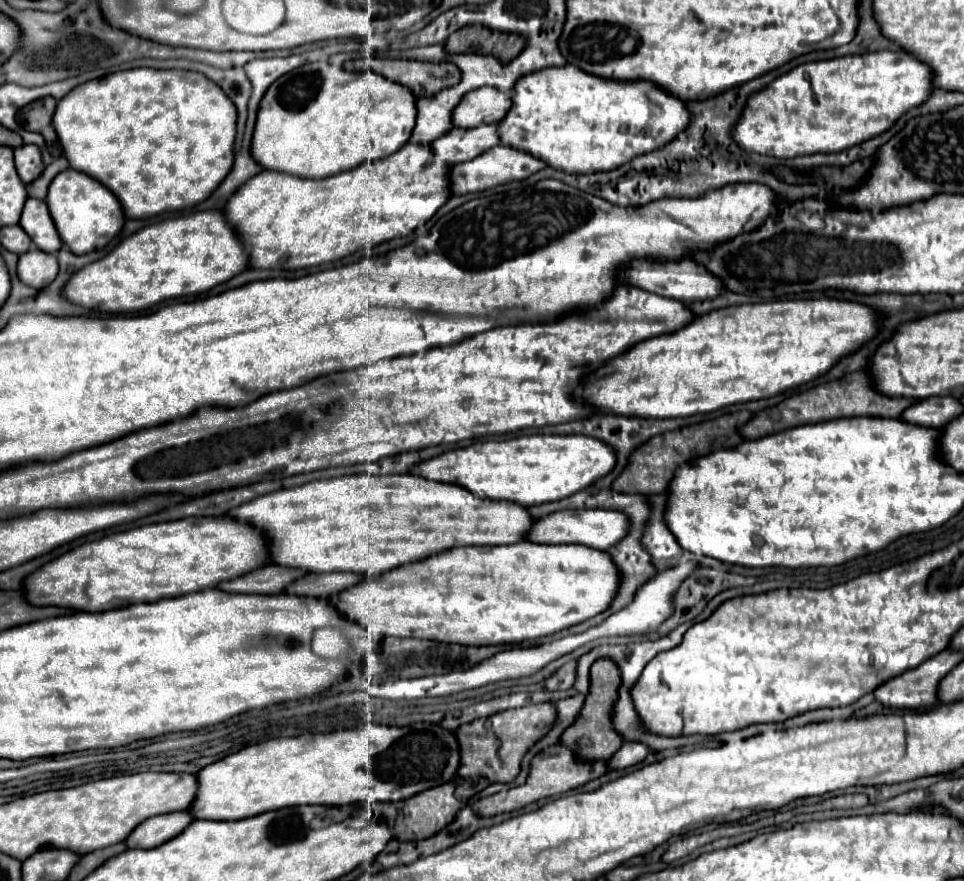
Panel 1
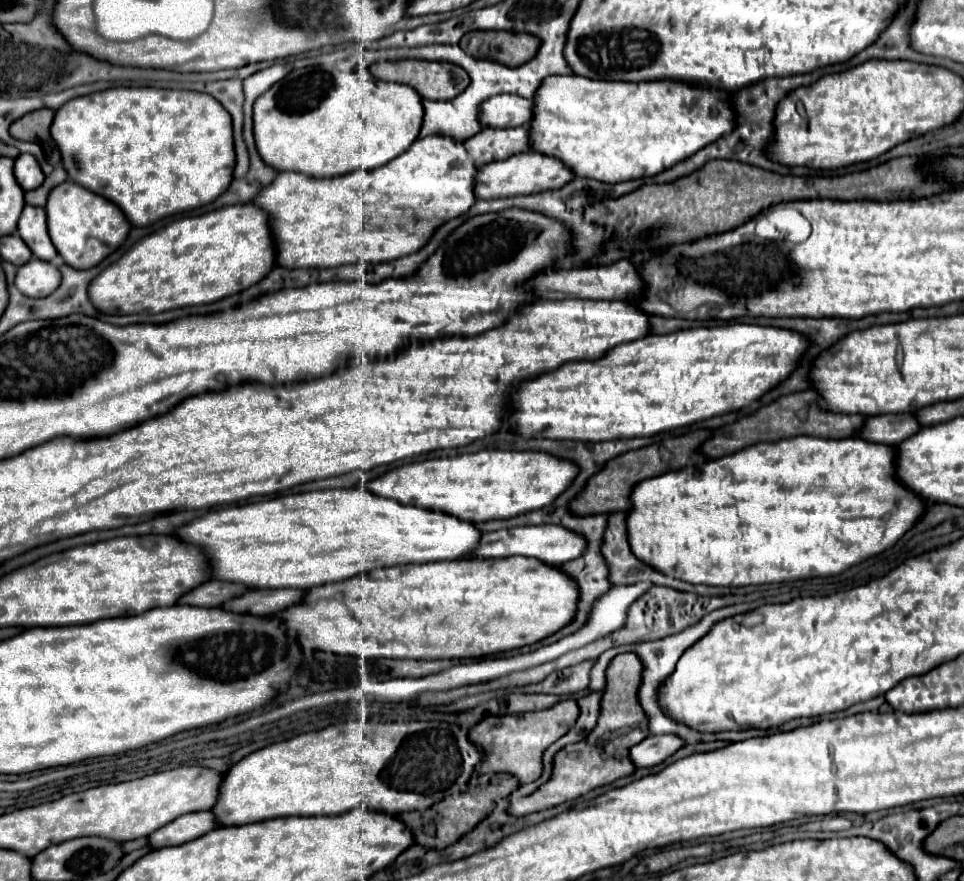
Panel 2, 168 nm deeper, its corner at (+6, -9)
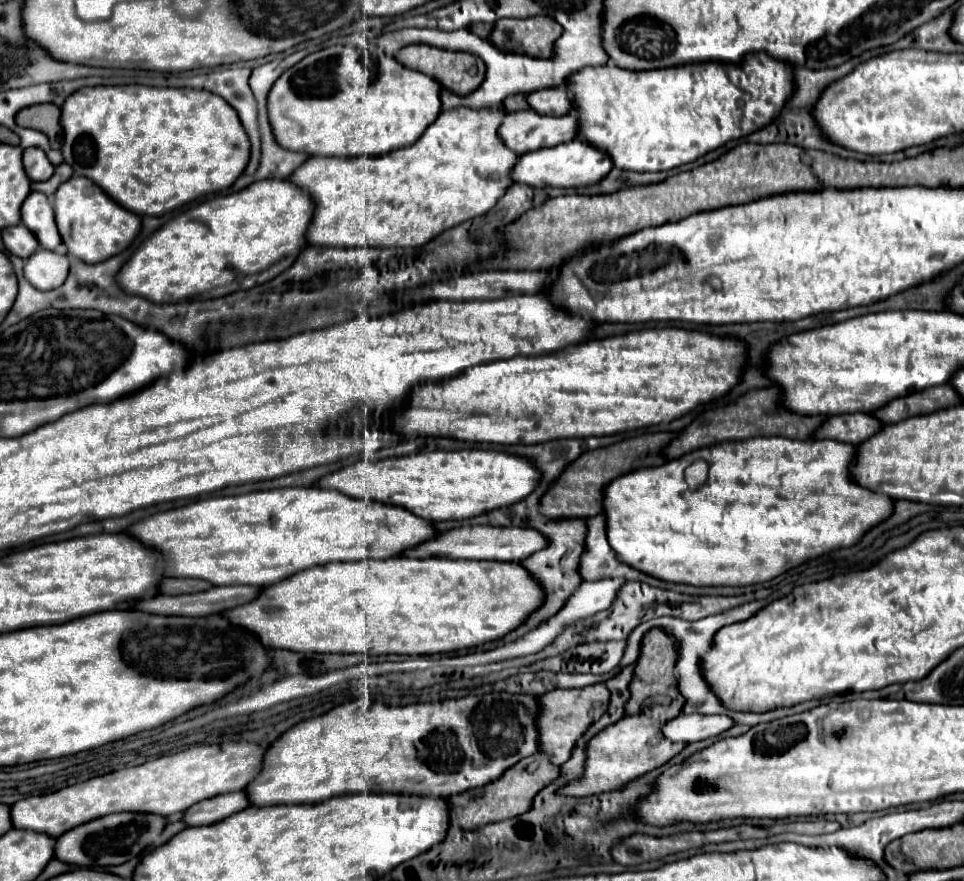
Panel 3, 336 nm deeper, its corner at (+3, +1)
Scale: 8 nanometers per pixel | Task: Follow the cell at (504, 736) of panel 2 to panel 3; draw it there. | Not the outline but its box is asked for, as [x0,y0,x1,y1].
[539,683,609,765]

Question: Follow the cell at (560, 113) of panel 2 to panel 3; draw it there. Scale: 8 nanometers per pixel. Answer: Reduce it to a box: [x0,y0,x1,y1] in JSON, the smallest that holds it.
[565,53,795,171]

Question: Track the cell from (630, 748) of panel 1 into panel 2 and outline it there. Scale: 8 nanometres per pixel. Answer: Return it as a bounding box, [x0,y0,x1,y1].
[630,737,682,767]

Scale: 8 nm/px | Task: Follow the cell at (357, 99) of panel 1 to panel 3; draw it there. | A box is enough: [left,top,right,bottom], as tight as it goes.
[269,45,441,157]

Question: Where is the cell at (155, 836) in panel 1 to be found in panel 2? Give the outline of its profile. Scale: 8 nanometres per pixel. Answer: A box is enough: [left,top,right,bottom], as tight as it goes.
[148,811,216,849]

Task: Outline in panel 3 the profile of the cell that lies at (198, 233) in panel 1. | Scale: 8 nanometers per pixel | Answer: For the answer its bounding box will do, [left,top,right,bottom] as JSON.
[119,179,313,303]

